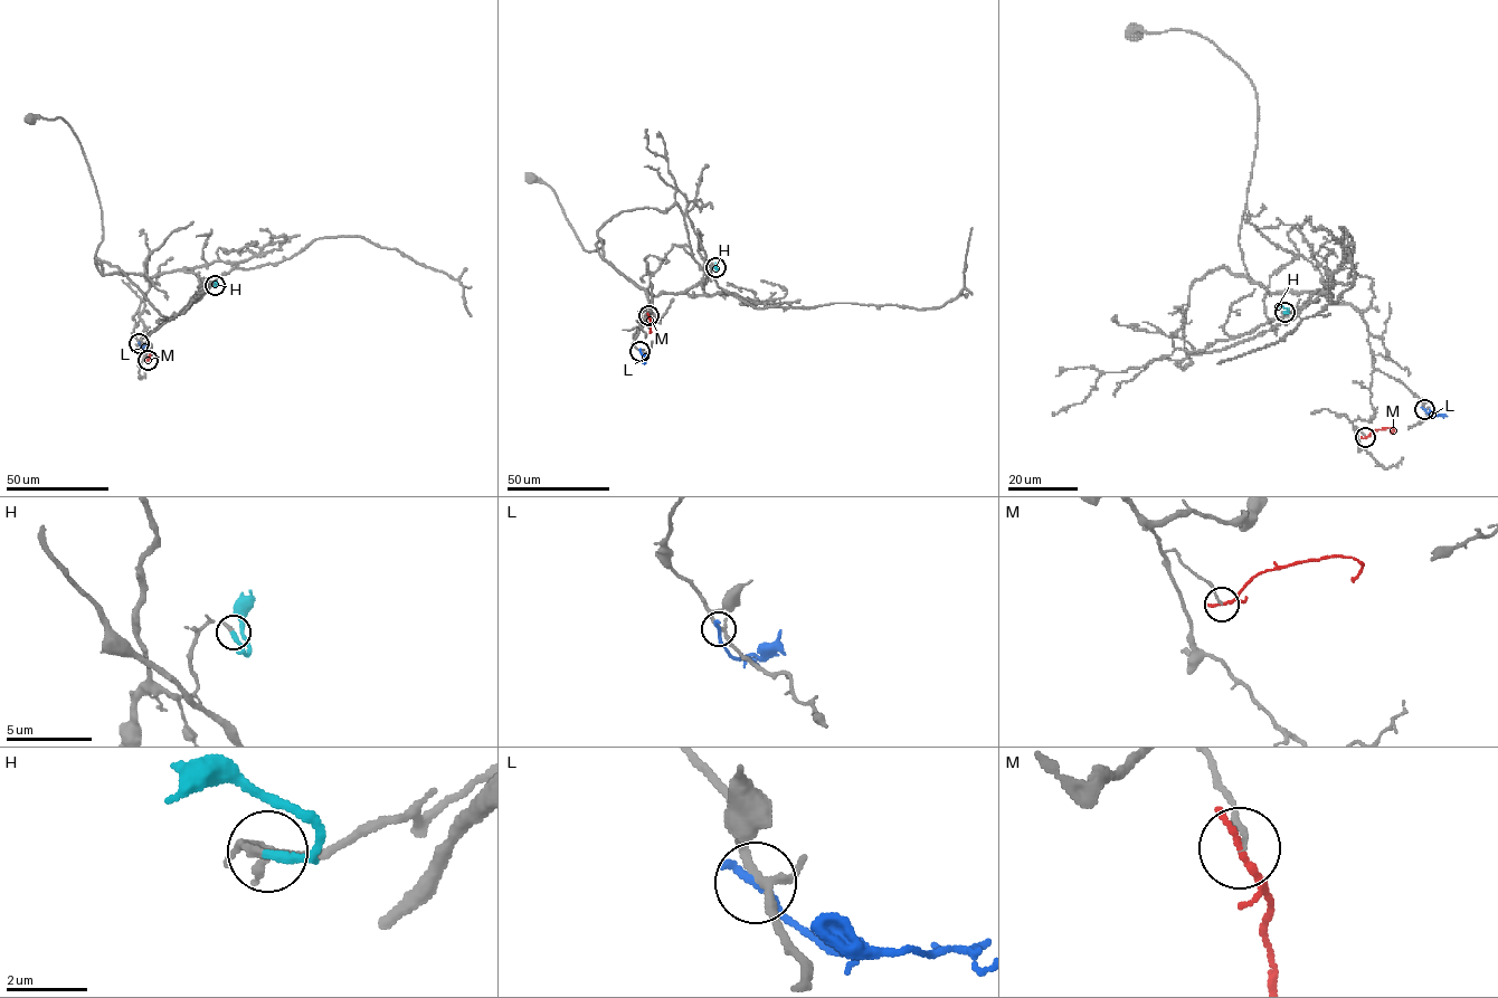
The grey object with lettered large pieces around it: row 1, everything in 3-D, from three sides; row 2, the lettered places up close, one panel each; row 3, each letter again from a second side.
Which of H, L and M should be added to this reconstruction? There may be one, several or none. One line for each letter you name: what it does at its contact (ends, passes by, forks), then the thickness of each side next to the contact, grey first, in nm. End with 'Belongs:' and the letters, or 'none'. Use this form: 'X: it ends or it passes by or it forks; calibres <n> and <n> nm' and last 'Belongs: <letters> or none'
H: it ends; calibres 190 and 240 nm
Belongs: H

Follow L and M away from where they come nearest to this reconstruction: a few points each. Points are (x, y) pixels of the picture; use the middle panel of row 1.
L: (640, 351), (645, 358), (644, 364)
M: (648, 315), (650, 332)

